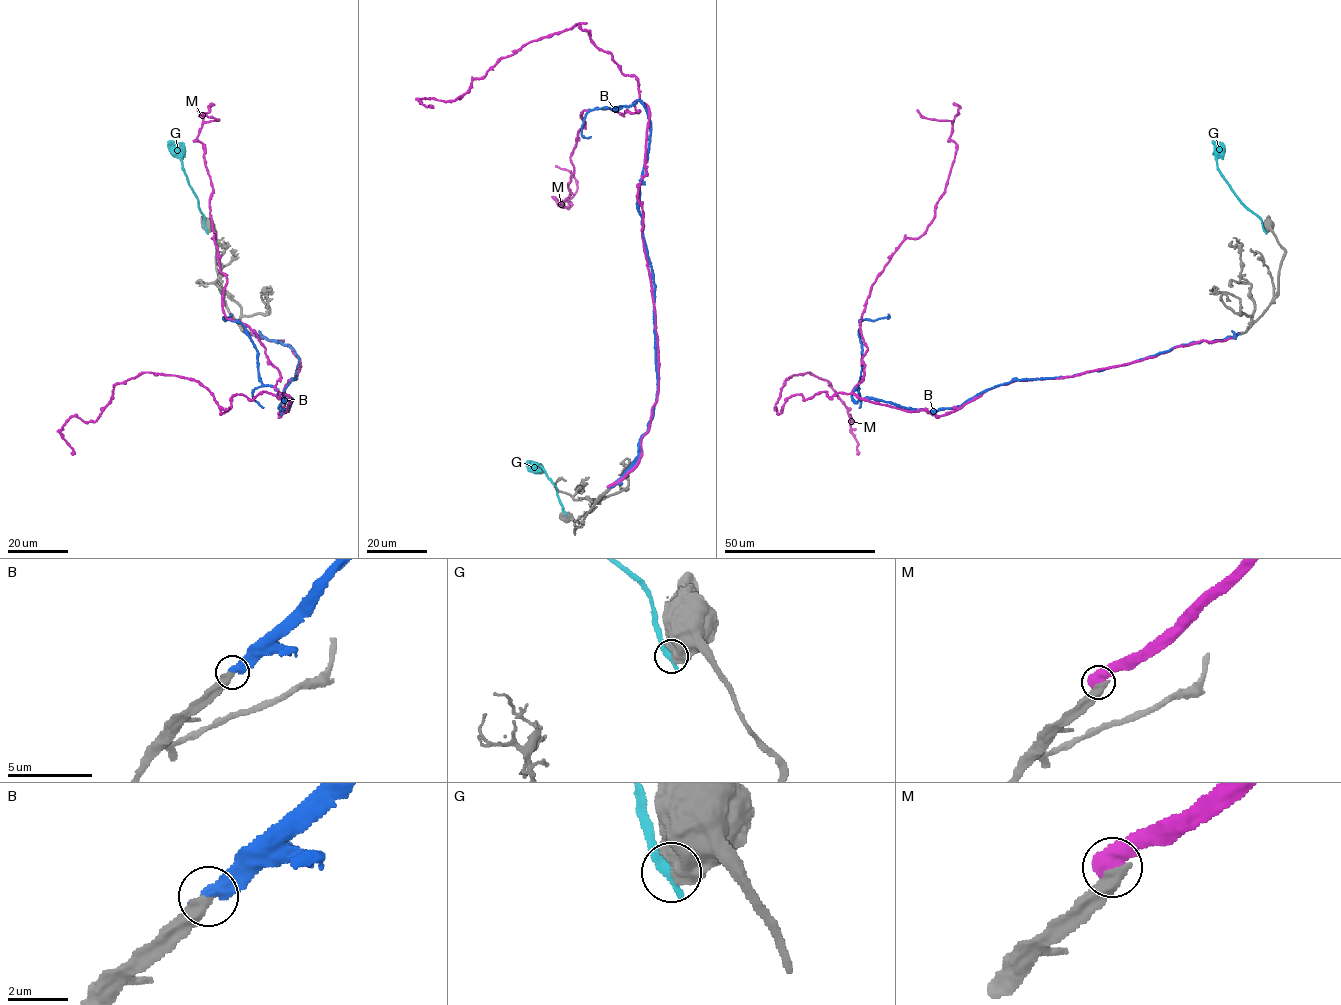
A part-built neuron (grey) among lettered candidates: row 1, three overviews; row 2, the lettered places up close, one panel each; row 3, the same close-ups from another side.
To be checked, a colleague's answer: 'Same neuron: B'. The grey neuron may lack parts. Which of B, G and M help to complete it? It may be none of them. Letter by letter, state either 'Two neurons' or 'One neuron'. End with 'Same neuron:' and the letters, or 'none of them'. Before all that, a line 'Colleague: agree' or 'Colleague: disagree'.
Colleague: agree
B: One neuron
G: Two neurons
M: Two neurons
Same neuron: B

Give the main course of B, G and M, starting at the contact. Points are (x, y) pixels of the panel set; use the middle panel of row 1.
B: (610, 487), (637, 457), (657, 393), (637, 203), (646, 110), (637, 100), (592, 109), (581, 133), (591, 136)
G: (565, 514), (556, 486), (538, 464), (528, 461)
M: (609, 487), (639, 460), (658, 392), (638, 201), (649, 108), (581, 113), (562, 204), (576, 180), (555, 165)

